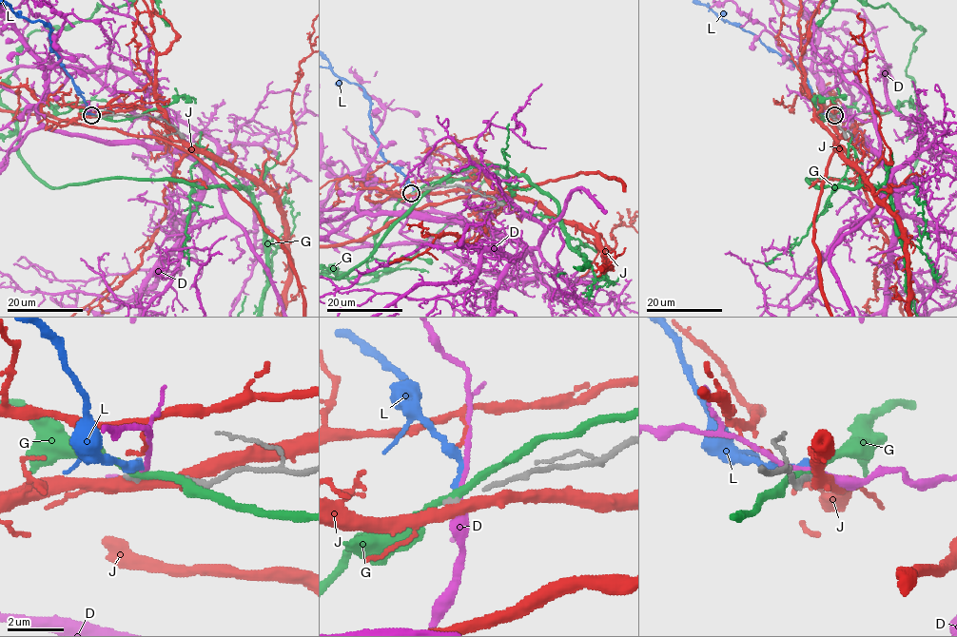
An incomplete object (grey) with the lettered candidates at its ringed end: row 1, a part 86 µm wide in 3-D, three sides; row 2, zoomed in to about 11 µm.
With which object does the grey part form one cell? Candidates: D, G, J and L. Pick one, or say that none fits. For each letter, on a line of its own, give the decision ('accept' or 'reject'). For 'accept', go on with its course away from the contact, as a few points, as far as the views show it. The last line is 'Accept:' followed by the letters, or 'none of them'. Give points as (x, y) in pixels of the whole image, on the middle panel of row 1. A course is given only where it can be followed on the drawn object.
D: reject
G: reject
J: reject
L: reject
Accept: none of them

